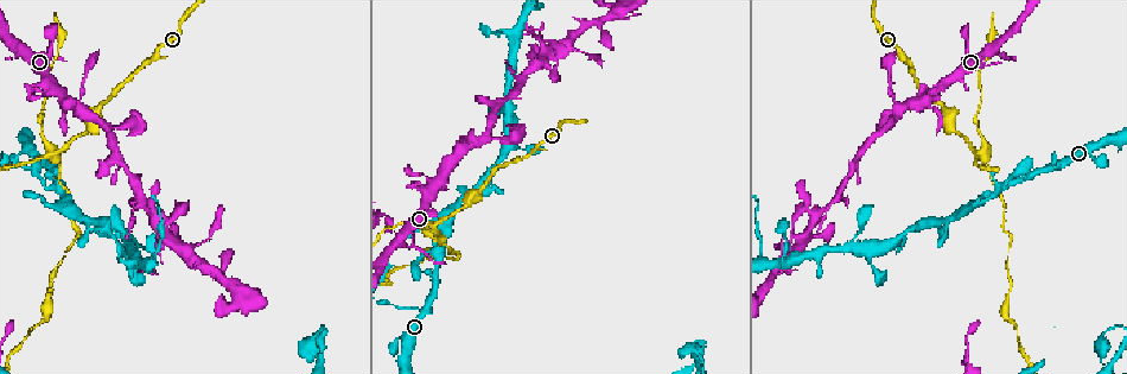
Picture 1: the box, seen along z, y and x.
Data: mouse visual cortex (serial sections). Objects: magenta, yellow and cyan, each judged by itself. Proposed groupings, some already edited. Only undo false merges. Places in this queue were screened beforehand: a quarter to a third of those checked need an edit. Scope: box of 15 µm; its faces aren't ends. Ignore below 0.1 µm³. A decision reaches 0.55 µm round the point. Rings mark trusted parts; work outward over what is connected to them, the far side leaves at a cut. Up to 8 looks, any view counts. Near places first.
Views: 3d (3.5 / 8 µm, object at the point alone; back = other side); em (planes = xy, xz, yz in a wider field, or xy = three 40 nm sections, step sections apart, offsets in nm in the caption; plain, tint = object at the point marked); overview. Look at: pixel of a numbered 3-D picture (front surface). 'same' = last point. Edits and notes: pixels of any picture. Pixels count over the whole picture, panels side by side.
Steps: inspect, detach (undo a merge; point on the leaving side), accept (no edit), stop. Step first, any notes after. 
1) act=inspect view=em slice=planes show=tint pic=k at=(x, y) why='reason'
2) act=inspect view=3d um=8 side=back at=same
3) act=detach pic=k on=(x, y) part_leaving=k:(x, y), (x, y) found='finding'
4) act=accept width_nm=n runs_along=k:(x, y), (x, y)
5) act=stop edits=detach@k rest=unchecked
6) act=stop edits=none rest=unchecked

act=inspect view=3d um=3.5 pic=1 at=(466, 205) why='thick turns thin'

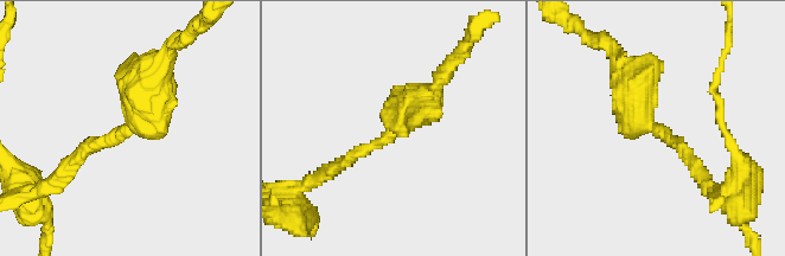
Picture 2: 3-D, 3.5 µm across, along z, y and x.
act=accept arm_widths_nm=150,400 runs_along=2:(160, 70), (138, 125), (72, 165) found='all the same cell'

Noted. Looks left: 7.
act=inspect view=3d um=3.5 pic=1 at=(983, 155) why='four or more arms meet'

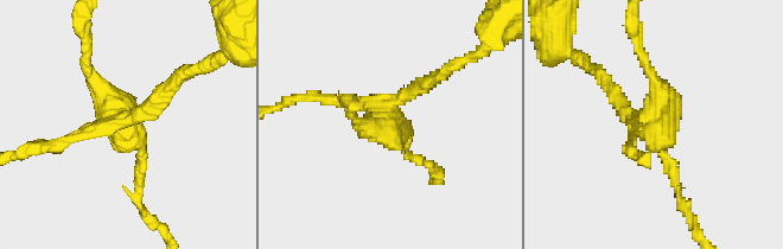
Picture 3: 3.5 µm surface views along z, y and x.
act=inspect view=em slice=xy step=5 show=tint pic=3 at=(120, 122) arms=4 arm_widths_nm=150,150,150,200 why='now the EM'

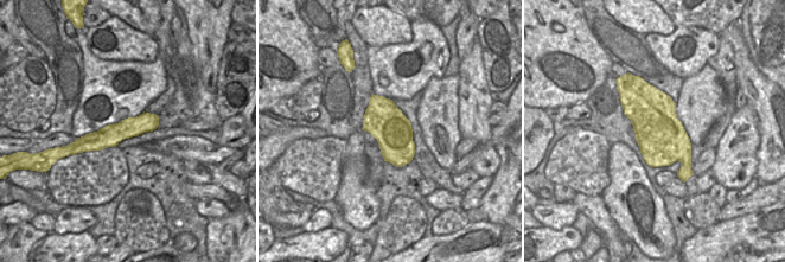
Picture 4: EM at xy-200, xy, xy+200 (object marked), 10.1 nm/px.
act=detach pic=3 on=(367, 125) width_nm=400 part_leaving=3:(386, 109), (411, 155) found='a second cell is stuck on'

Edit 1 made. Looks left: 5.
act=inspect view=overview why='redraw'

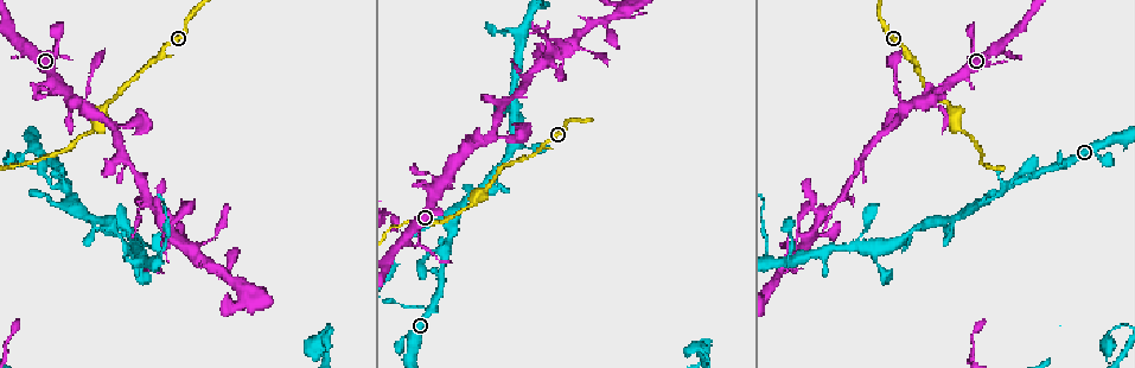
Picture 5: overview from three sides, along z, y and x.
act=inspect view=3d um=3.5 pic=5 at=(171, 236) why='three-way junction'

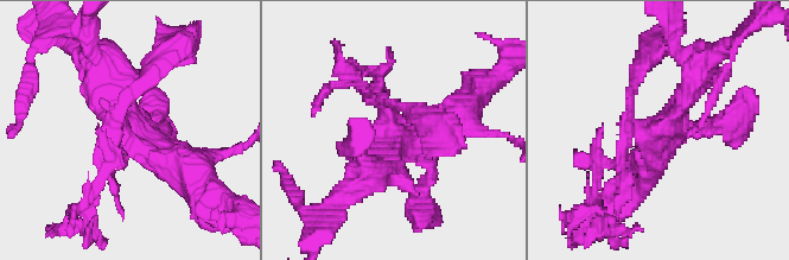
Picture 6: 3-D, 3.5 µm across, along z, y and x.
act=inspect view=em slice=planes show=tint pic=6 at=(131, 131) why='need the tissue'

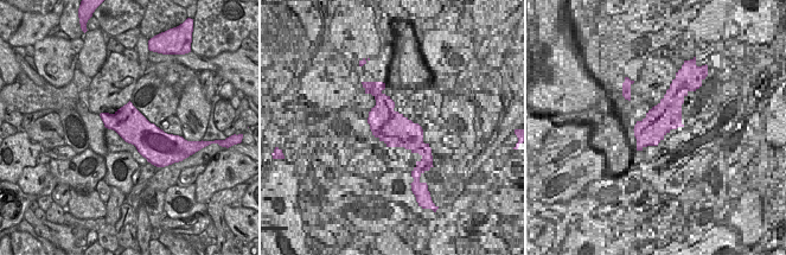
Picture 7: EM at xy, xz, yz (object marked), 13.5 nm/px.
act=detach pic=6 on=(107, 141) part_leaving=6:(119, 116), (173, 51), (166, 33) found='a second cell is stuck on'

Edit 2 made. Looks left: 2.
act=stop edits=detach@3,detach@6 rest=unchecked

